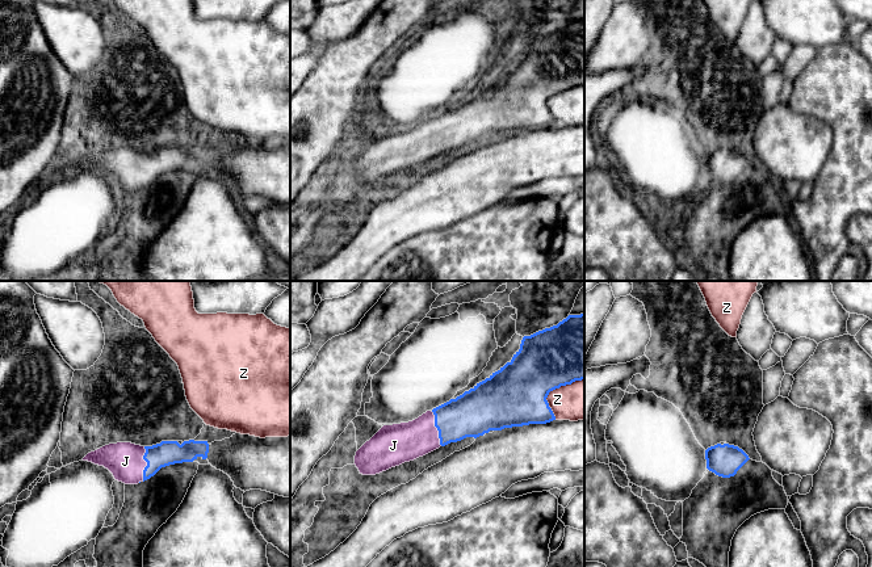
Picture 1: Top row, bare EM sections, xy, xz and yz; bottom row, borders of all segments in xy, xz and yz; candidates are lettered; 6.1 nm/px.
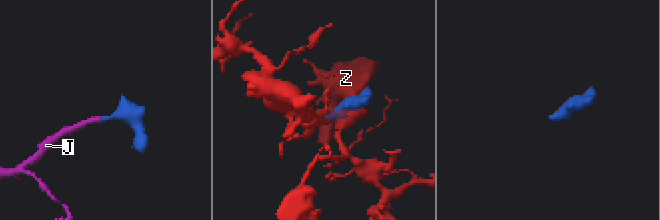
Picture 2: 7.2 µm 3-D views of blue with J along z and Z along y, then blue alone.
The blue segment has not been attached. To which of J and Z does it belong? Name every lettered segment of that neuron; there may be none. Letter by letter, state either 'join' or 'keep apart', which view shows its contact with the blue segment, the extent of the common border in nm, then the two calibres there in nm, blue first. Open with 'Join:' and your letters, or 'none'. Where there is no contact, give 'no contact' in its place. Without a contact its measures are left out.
Join: J
J: join; meets blue in xy; contact 220 nm long; 150 nm thick on the blue side, 220 nm on the other
Z: keep apart; meets blue in xz; contact 320 nm long; 380 nm thick on the blue side, 240 nm on the other

